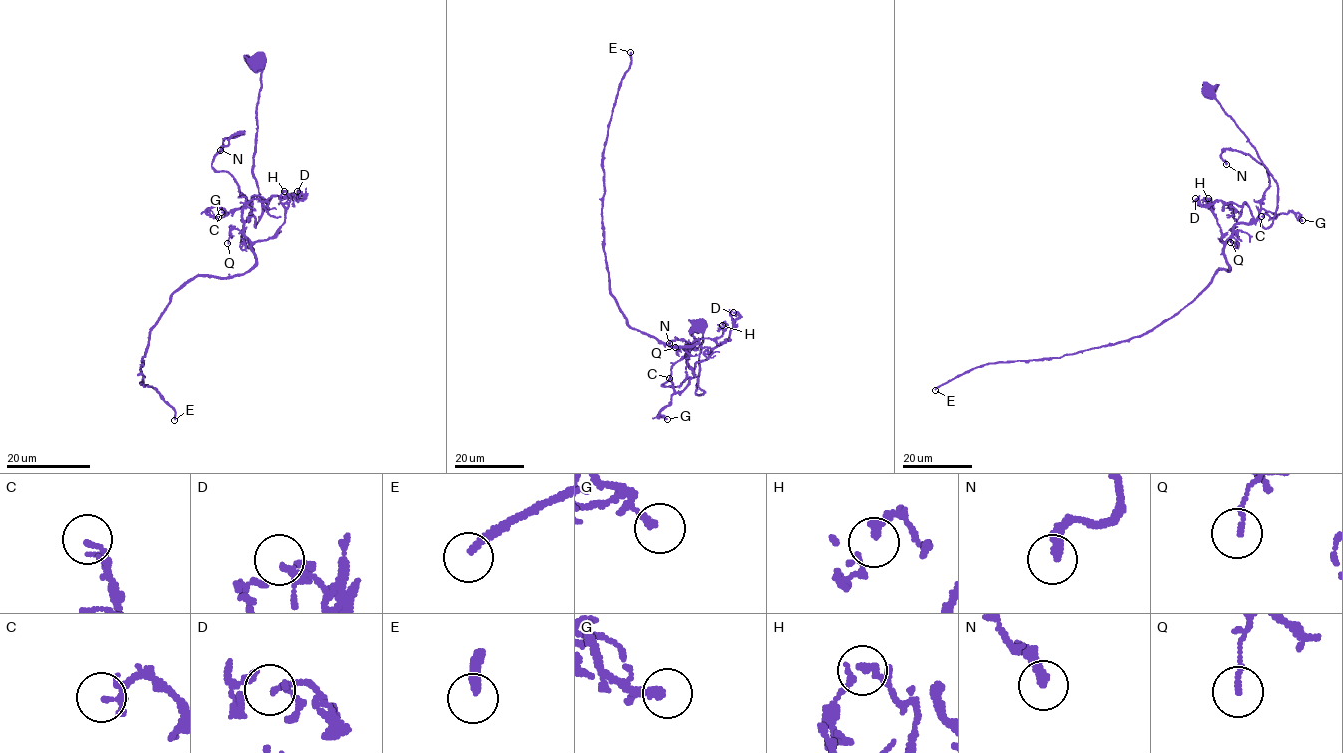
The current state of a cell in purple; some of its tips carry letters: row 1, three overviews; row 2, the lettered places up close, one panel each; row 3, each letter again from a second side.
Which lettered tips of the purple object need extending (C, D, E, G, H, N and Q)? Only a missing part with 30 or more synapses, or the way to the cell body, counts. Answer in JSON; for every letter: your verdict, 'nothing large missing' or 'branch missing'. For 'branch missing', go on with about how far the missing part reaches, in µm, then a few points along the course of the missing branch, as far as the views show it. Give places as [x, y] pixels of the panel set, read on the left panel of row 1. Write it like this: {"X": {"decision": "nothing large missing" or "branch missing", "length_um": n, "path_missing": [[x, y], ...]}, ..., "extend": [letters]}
{"C": {"decision": "nothing large missing"}, "D": {"decision": "nothing large missing"}, "E": {"decision": "branch missing", "length_um": 200, "path_missing": [[174, 420], [160, 432], [143, 414], [200, 401], [243, 290], [267, 280]]}, "G": {"decision": "nothing large missing"}, "H": {"decision": "nothing large missing"}, "N": {"decision": "nothing large missing"}, "Q": {"decision": "nothing large missing"}, "extend": ["E"]}

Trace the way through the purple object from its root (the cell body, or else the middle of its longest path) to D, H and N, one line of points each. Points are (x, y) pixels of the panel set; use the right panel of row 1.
D: (1207, 92), (1277, 183), (1278, 205), (1273, 222), (1264, 228), (1246, 203), (1218, 200), (1202, 206), (1195, 198)
H: (1207, 92), (1245, 136), (1277, 183), (1278, 205), (1268, 227), (1259, 219), (1237, 223), (1224, 243), (1208, 198)
N: (1207, 92), (1277, 183), (1268, 227), (1258, 216), (1267, 169), (1229, 148), (1221, 154), (1226, 164)

